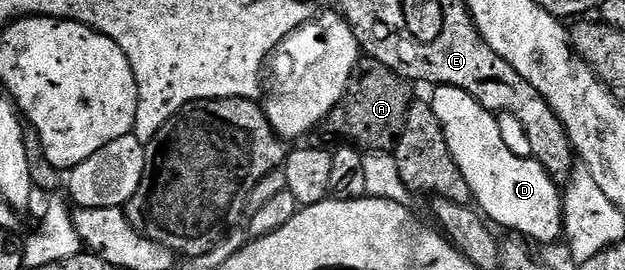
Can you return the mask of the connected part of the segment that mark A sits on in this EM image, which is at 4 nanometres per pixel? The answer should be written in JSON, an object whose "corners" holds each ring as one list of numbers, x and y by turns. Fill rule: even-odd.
{"corners":[[361,58,350,77,342,101,327,112,323,120,323,142,332,143,328,145,347,145,365,153,391,152,400,140,400,134,406,125,406,113,414,102,412,90,414,87,409,80,386,69,386,65,382,65,377,59]]}

